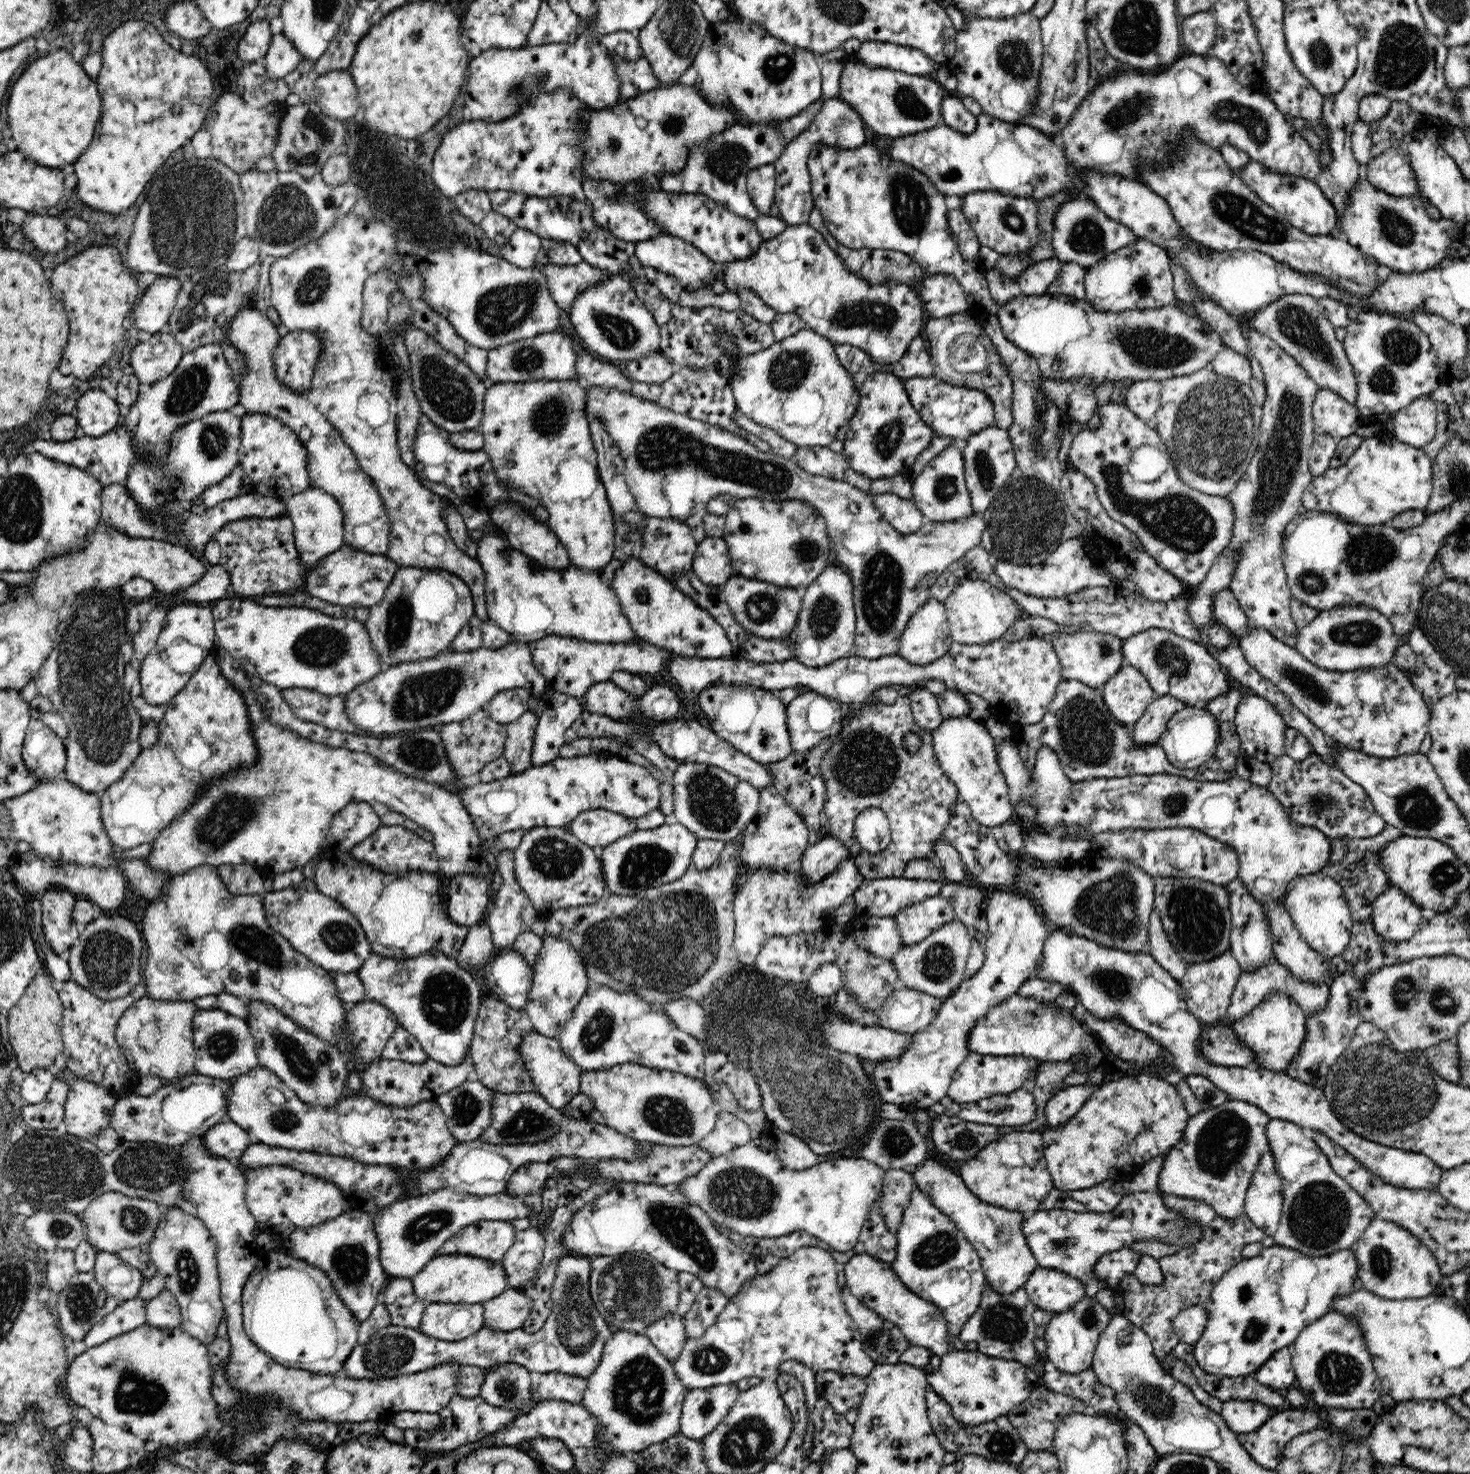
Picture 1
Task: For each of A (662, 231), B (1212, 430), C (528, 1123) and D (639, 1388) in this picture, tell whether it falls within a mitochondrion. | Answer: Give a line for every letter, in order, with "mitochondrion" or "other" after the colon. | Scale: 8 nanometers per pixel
A: other
B: mitochondrion
C: mitochondrion
D: mitochondrion

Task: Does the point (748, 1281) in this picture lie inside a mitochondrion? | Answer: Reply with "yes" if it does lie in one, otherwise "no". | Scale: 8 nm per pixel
no

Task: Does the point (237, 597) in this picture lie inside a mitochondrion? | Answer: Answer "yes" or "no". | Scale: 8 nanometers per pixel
no

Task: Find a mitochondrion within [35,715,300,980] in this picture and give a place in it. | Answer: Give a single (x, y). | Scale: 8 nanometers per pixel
(231, 814)

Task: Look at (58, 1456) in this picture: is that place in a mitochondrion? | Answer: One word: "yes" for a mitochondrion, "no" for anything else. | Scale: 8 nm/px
no

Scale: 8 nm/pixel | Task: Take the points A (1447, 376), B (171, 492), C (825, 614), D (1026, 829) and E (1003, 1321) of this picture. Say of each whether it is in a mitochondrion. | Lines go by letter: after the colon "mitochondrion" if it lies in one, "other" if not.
A: other
B: other
C: mitochondrion
D: other
E: mitochondrion

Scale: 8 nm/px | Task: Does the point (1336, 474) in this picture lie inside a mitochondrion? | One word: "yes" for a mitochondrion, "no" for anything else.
no

